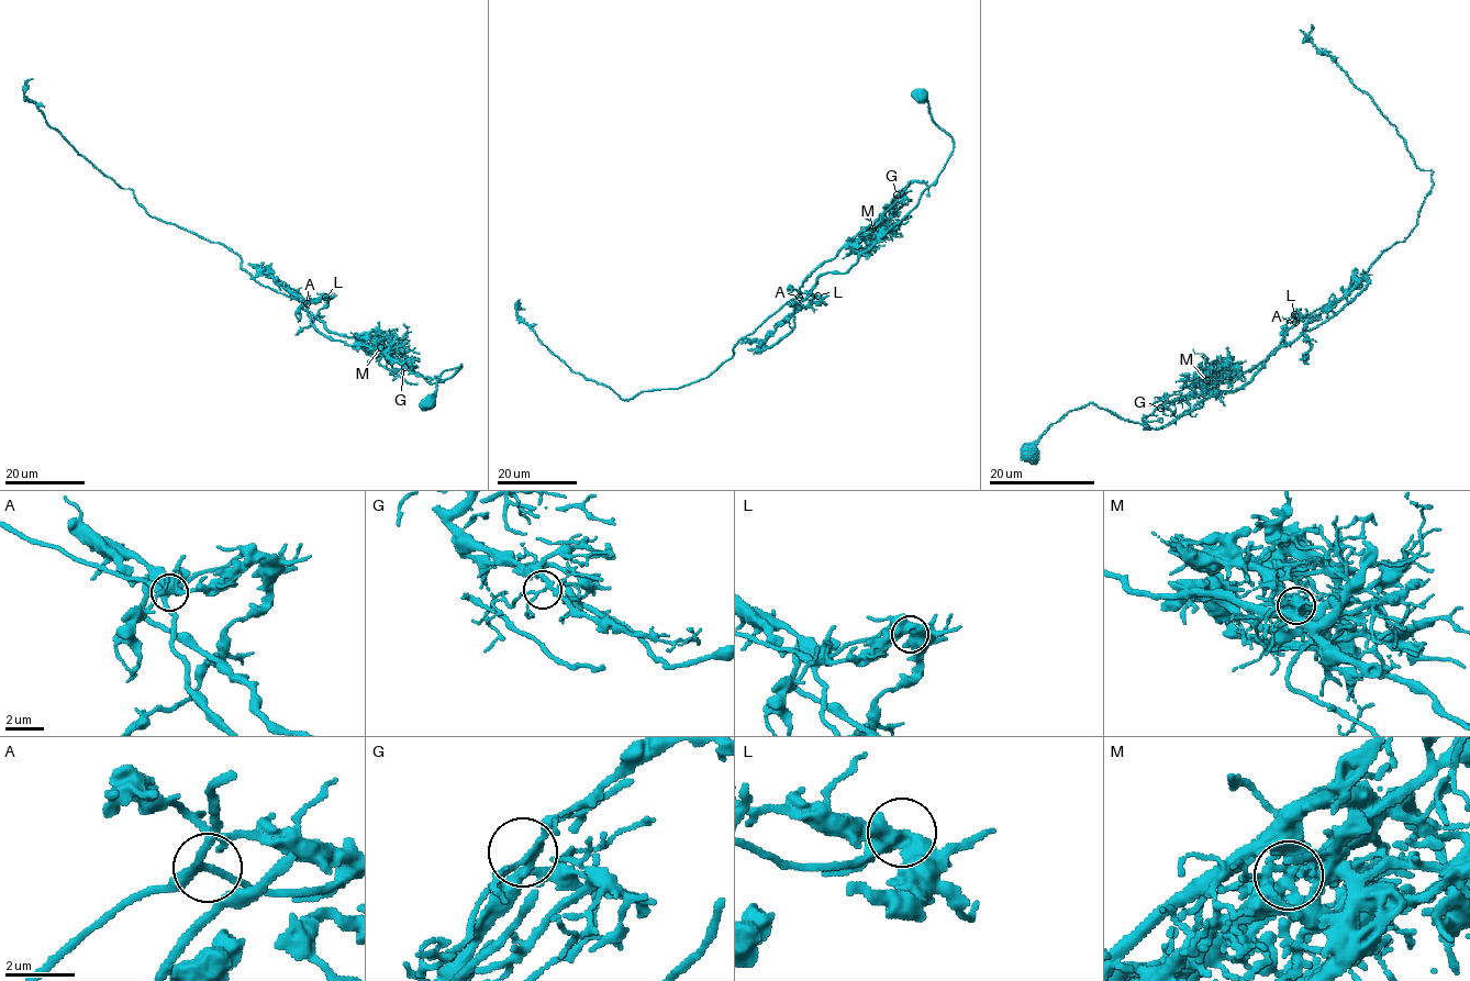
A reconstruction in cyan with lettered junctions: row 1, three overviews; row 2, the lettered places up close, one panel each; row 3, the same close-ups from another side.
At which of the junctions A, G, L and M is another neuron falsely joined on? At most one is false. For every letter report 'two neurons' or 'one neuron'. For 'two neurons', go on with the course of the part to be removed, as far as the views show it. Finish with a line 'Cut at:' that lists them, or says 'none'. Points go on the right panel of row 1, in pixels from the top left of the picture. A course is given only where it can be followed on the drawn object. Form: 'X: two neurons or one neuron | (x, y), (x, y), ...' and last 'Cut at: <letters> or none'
A: one neuron
G: one neuron
L: one neuron
M: two neurons | (1206, 381), (1257, 367), (1300, 319), (1342, 298), (1416, 225), (1433, 188), (1433, 171), (1320, 49), (1311, 24)
Cut at: M

